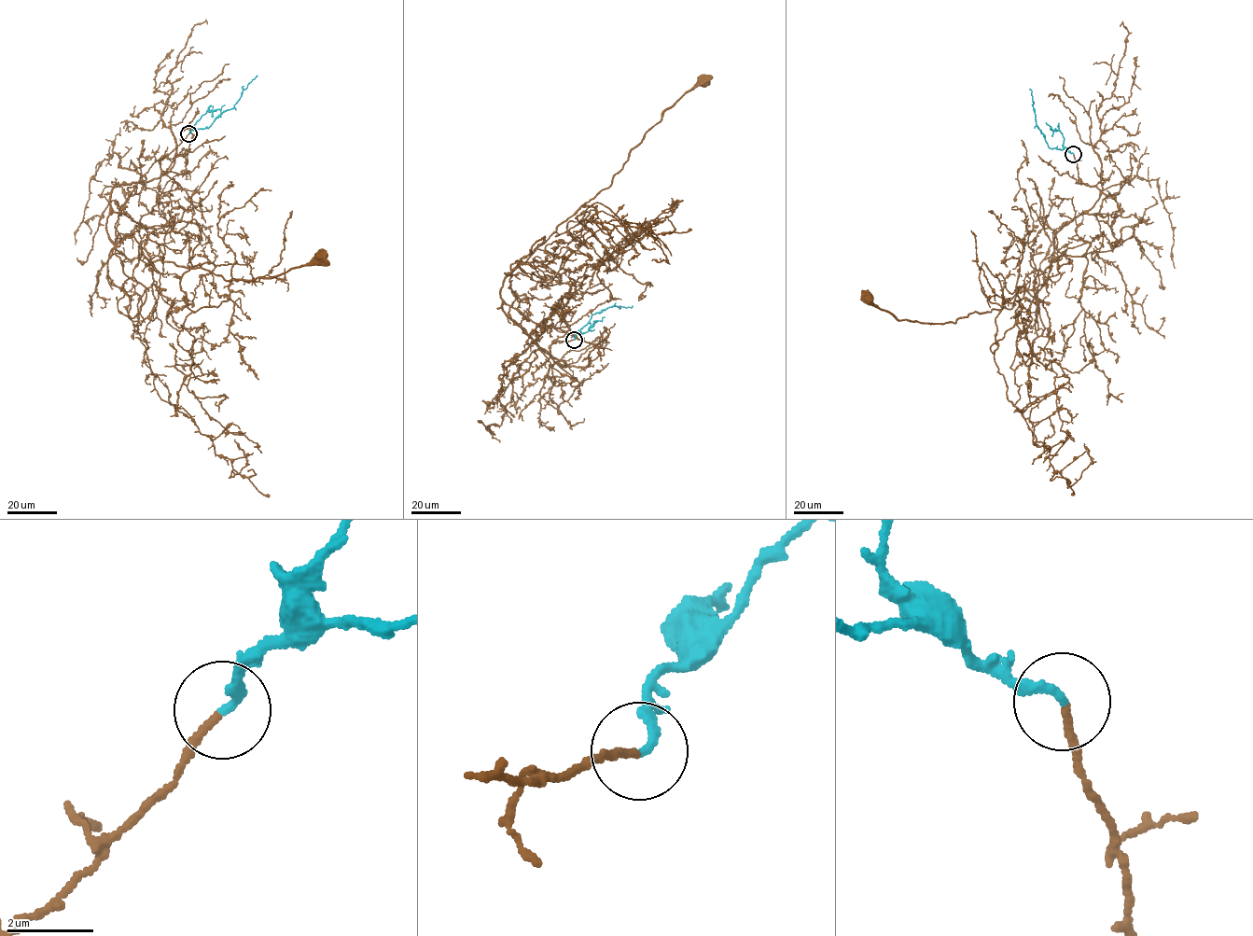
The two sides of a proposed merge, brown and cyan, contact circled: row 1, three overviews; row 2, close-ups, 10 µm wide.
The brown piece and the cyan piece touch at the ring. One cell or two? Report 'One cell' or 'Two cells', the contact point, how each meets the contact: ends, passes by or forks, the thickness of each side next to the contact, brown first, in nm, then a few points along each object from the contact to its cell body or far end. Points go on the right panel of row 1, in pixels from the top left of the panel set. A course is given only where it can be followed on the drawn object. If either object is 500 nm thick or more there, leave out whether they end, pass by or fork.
One cell. Place: (1073, 154). At the ring brown ends. At the ring cyan ends. Thickness 170 nm (brown) against 200 nm. Course of brown: (1073, 154), (1099, 197), (1055, 234), (1034, 297), (1023, 286), (1009, 309), (944, 324), (899, 320), (866, 297). Course of cyan: (1073, 154), (1065, 149), (1050, 148), (1036, 122), (1029, 88)

